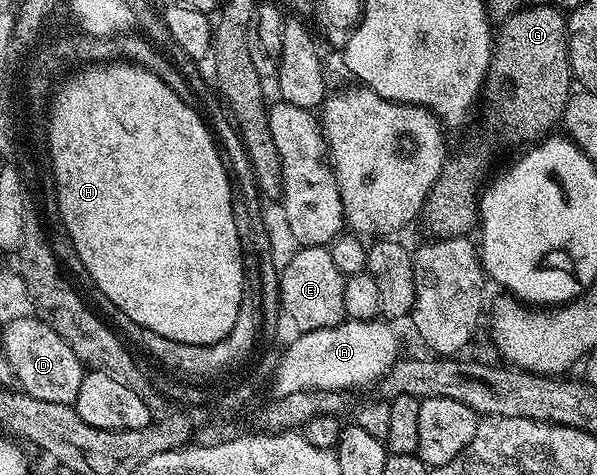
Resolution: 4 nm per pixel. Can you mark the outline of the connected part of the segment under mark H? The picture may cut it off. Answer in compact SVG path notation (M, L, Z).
M112 61L107 65L109 67L84 67L60 83L60 102L56 103L56 113L52 118L52 175L55 179L60 221L64 223L66 233L93 284L131 321L136 321L138 325L153 330L162 337L188 345L206 346L222 342L234 327L246 292L244 251L240 247L238 225L234 225L234 183L229 168L224 168L220 151L216 148L203 117L199 115L200 111L184 101L181 92L163 74L157 73L151 66L137 65L131 61Z

